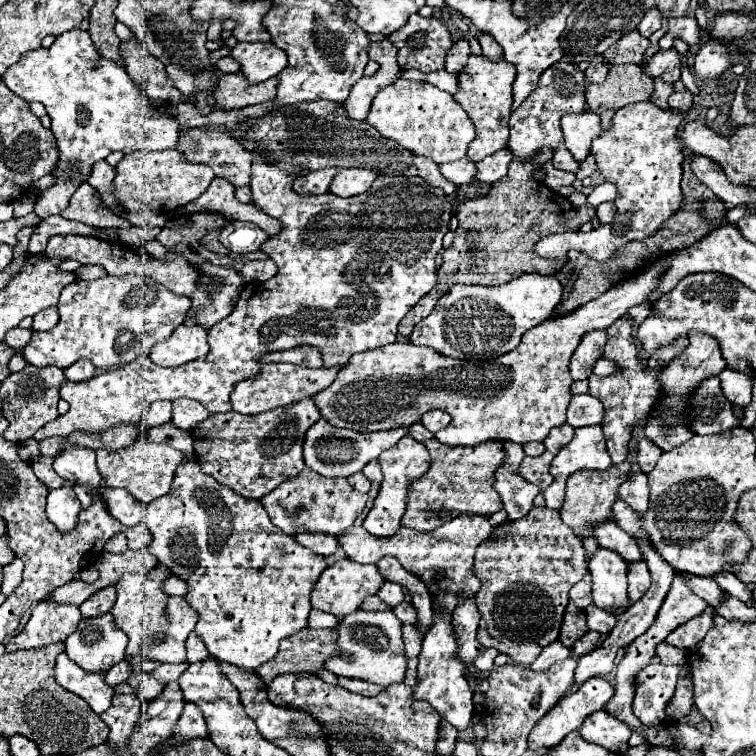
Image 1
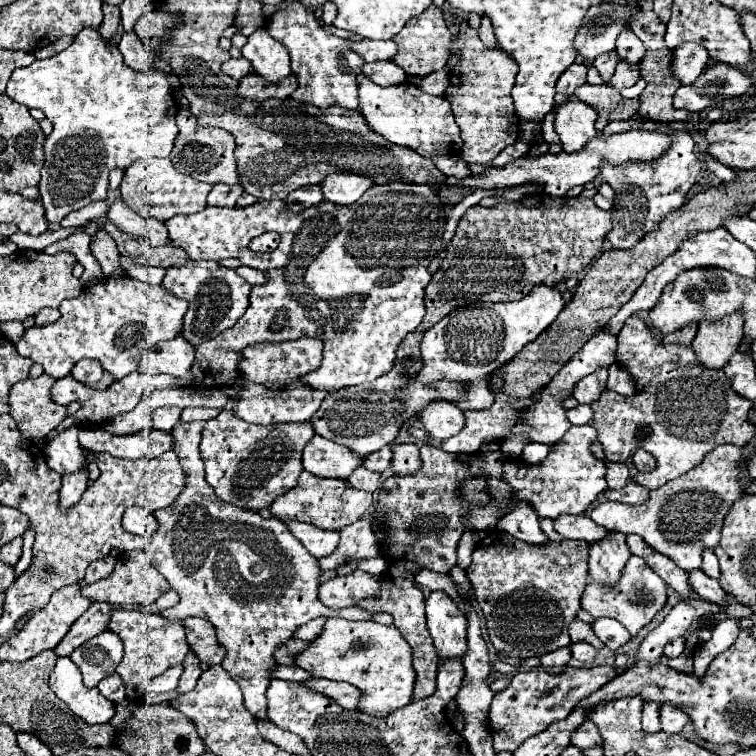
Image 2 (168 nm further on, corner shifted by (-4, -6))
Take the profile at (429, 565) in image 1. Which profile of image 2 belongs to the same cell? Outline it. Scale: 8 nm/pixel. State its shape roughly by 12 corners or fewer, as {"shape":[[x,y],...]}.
{"shape":[[368,519],[340,531],[336,551],[318,559],[320,571],[330,571],[350,559],[378,557]]}

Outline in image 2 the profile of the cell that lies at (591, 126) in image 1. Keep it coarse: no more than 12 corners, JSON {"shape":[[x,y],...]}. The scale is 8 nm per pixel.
{"shape":[[568,99],[554,109],[564,151],[578,151],[594,135],[596,109]]}

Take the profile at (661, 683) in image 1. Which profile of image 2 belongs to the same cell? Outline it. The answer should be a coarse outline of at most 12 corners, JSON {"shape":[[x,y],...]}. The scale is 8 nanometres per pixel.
{"shape":[[644,703],[642,731],[658,733],[658,703]]}

